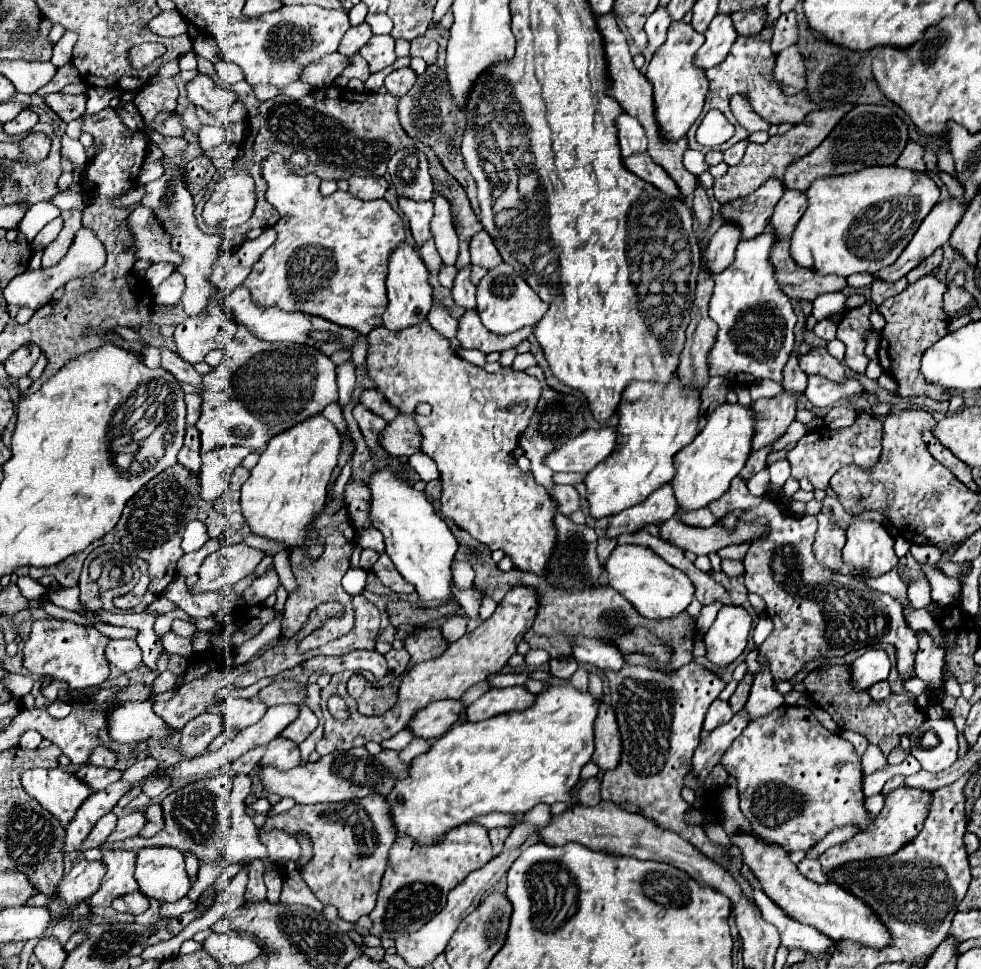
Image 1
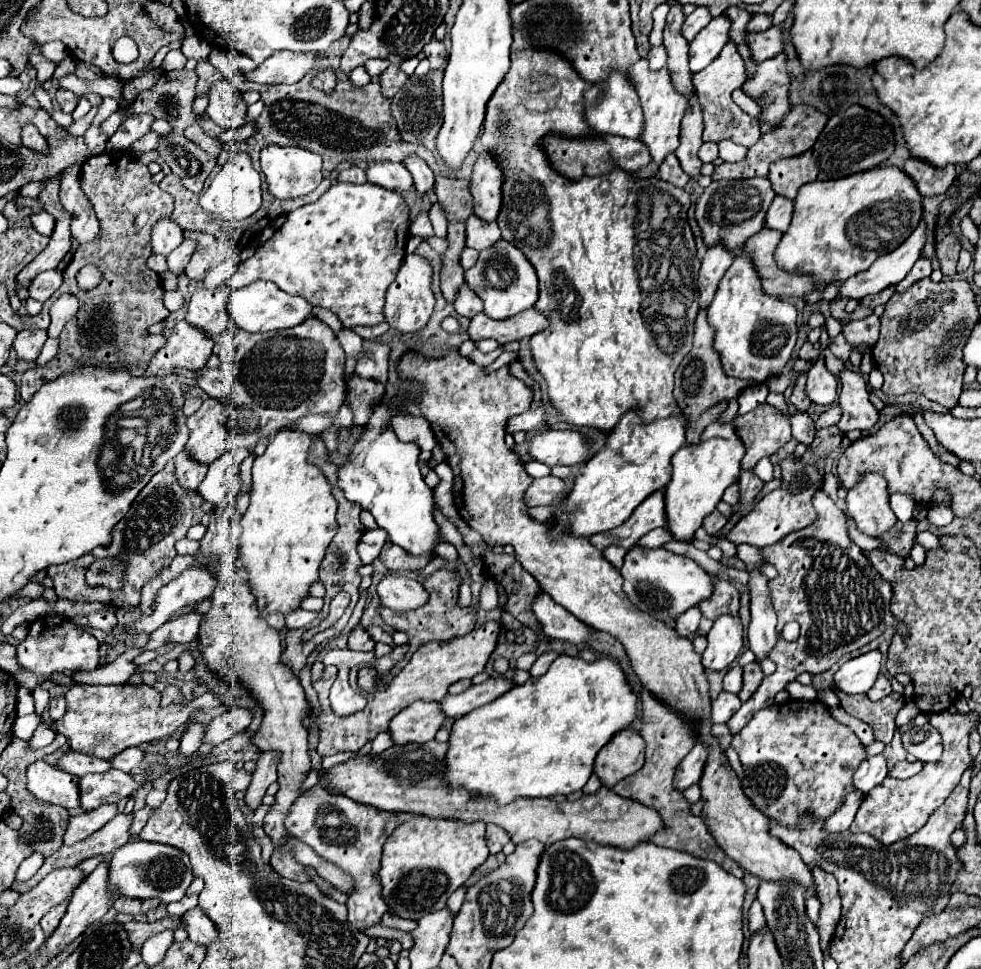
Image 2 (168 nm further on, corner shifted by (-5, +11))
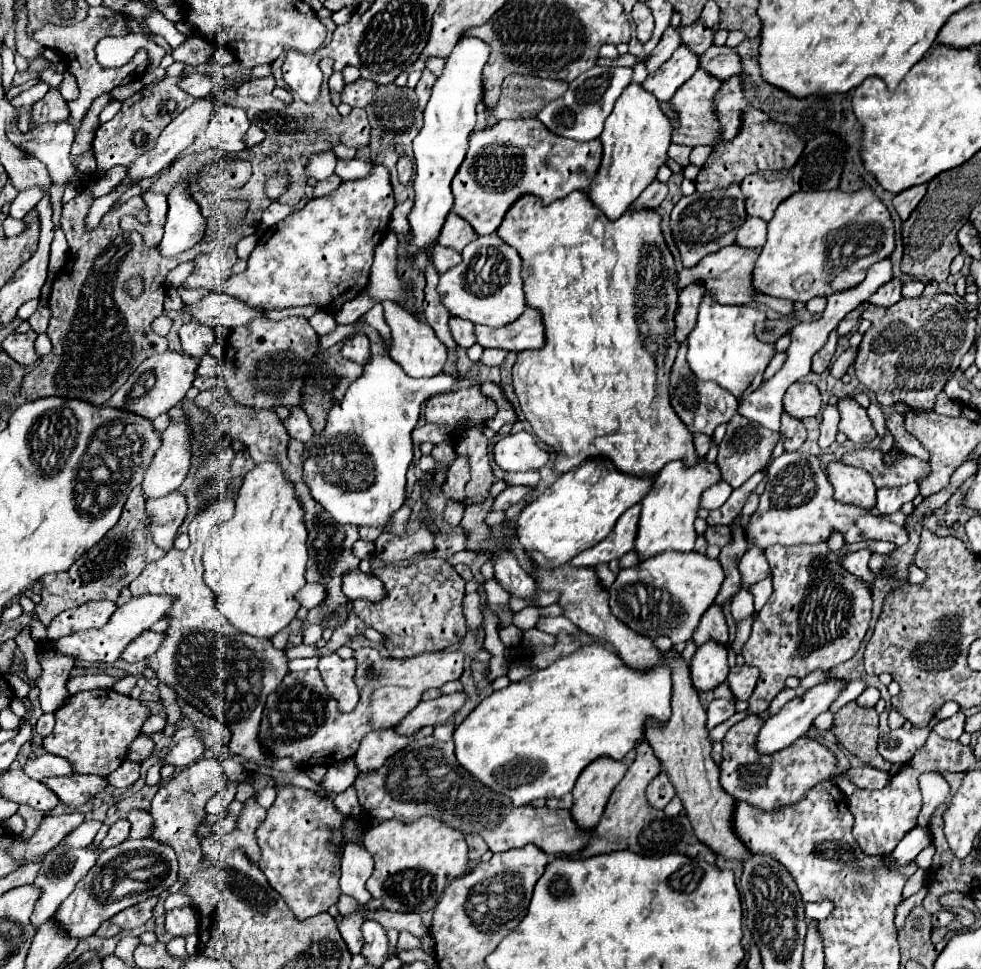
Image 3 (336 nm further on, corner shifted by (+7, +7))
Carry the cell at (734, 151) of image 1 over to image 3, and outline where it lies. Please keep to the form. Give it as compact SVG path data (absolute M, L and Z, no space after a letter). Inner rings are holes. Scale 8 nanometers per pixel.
M708 145L694 147L694 149L692 149L692 155L690 155L690 163L702 167L702 165L706 163L706 159L710 157L710 153L712 153L712 147L708 147Z

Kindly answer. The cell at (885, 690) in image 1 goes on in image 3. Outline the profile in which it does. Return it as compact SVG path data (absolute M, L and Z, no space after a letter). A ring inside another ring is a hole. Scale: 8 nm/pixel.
M866 687L862 691L862 695L856 699L856 703L860 707L874 707L878 703L878 699L880 699L880 691L876 687Z

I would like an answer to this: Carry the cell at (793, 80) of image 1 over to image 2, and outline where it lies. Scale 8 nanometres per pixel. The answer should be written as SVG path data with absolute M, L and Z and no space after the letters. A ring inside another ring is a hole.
M778 53L776 57L760 63L754 75L742 85L742 91L760 103L760 131L772 131L782 117L788 113L788 85L790 77L786 73L786 55Z

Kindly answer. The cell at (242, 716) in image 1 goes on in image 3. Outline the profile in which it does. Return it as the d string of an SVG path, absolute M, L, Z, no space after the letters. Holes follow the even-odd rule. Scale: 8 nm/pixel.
M196 735L192 737L184 737L180 739L170 751L168 755L164 757L166 763L170 765L176 765L176 767L186 767L190 763L194 763L198 757L202 757L204 753L204 741Z

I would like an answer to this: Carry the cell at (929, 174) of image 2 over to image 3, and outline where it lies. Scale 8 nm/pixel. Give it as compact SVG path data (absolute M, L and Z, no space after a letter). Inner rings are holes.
M922 183L922 185L914 185L910 189L896 193L894 207L902 219L908 219L910 213L916 209L916 205L922 201L922 197L926 195L926 187L928 187L928 183Z

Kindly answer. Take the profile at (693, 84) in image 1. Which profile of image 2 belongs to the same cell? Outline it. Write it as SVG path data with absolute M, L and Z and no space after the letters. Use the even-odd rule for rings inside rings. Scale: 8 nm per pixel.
M634 63L628 69L628 75L630 75L630 81L634 83L634 89L638 91L640 105L642 105L642 111L644 111L644 131L642 131L640 141L648 147L650 157L652 157L652 163L634 171L632 179L650 179L658 173L658 167L662 165L662 161L670 153L674 153L680 145L680 121L682 121L682 117L688 109L688 97L680 95L672 87L672 81L670 81L670 75L666 73L666 69L660 69L656 73L652 73L646 63Z

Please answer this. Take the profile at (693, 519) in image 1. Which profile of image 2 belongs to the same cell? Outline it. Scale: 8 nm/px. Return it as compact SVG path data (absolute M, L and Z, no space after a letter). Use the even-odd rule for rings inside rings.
M714 511L712 515L708 515L708 517L704 519L704 529L706 529L708 535L716 535L726 523L728 523L728 519L726 519L724 515L720 515L718 511Z

